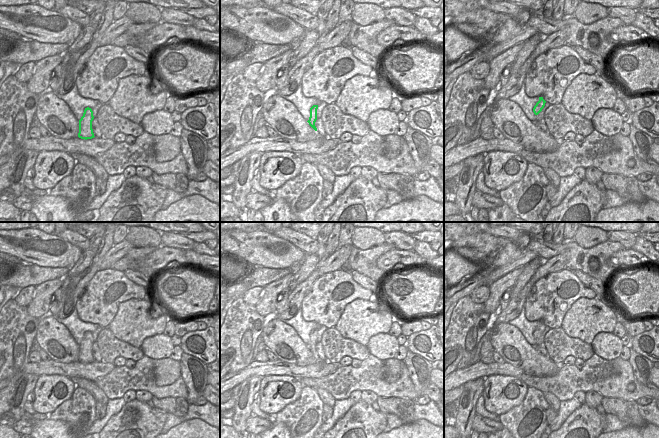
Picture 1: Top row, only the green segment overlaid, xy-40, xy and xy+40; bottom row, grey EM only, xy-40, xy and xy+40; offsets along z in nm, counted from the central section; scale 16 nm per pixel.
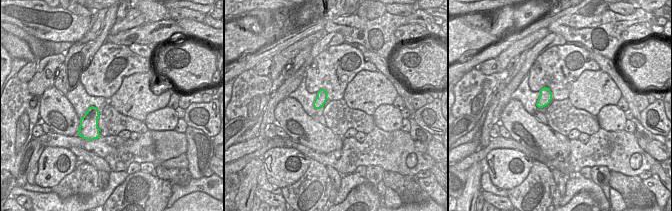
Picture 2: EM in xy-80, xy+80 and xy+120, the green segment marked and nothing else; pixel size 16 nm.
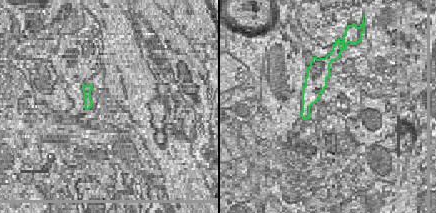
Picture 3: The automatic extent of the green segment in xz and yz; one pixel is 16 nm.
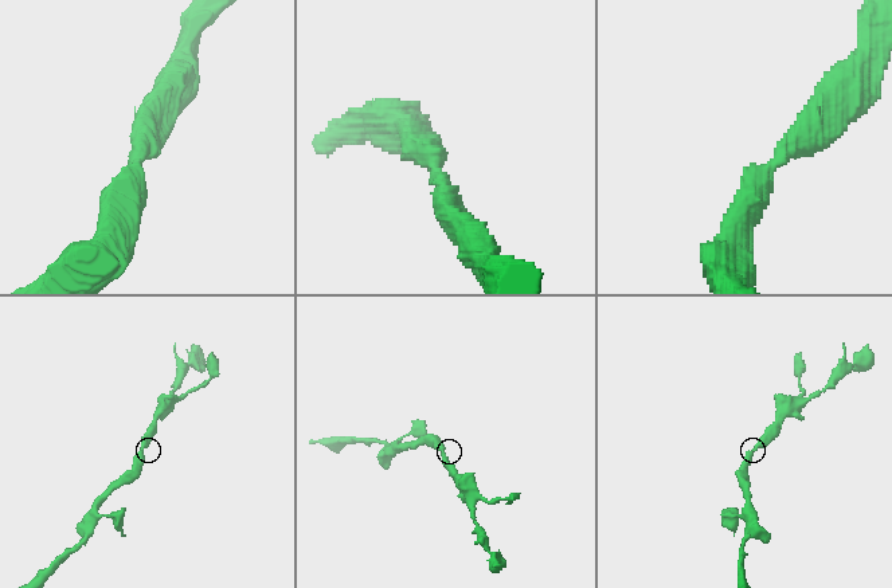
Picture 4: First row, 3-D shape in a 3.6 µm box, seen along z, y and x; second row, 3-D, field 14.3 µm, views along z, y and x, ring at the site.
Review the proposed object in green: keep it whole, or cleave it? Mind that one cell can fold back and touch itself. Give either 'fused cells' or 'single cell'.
single cell

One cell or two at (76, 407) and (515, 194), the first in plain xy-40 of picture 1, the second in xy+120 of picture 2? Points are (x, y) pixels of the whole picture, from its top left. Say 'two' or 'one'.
one

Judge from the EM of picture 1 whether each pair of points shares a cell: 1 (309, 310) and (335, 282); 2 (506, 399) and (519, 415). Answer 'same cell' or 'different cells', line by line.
1: same cell
2: different cells

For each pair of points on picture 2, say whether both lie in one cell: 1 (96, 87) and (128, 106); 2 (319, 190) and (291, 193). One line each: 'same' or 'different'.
1: different
2: same

